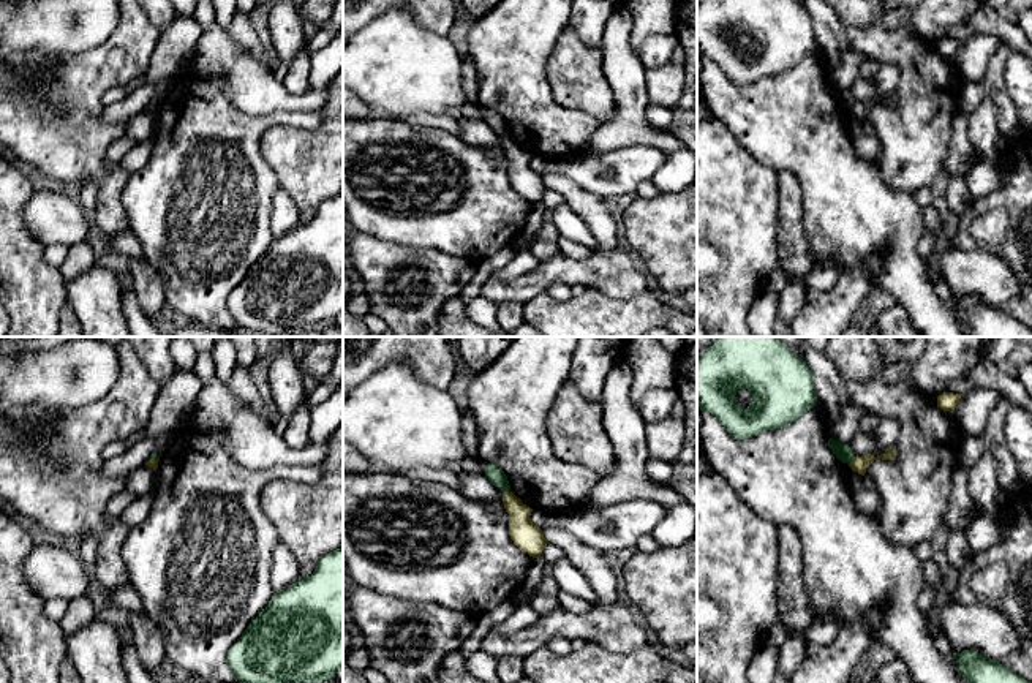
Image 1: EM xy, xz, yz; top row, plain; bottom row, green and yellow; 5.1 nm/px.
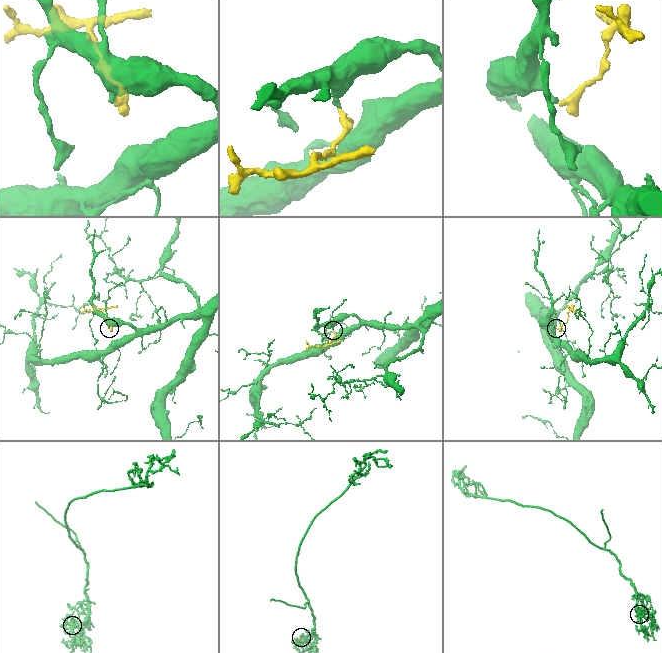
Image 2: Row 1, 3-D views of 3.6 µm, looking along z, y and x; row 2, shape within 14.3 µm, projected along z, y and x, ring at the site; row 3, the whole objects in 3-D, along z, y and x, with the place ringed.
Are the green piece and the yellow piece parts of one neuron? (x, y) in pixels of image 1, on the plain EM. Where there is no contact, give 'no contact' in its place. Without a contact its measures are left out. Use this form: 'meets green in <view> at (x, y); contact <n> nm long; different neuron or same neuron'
meets green in xz at (506, 136); contact 40 nm long; different neuron

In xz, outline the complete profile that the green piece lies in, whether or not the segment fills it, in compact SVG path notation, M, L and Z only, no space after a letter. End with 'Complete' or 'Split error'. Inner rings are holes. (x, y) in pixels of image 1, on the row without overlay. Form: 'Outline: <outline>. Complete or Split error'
Outline: M487 109L485 123L501 138L510 138L507 122L498 111Z. Complete

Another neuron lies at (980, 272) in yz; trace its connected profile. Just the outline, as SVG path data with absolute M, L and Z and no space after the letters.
M942 242L937 248L939 275L951 296L974 296L994 307L1002 307L1019 296L1019 283L1007 261L994 250L962 251Z

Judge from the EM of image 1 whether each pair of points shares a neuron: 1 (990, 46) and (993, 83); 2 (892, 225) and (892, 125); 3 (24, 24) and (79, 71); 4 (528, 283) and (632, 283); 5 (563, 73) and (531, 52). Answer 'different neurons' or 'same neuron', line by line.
1: different neurons
2: different neurons
3: different neurons
4: same neuron
5: different neurons

